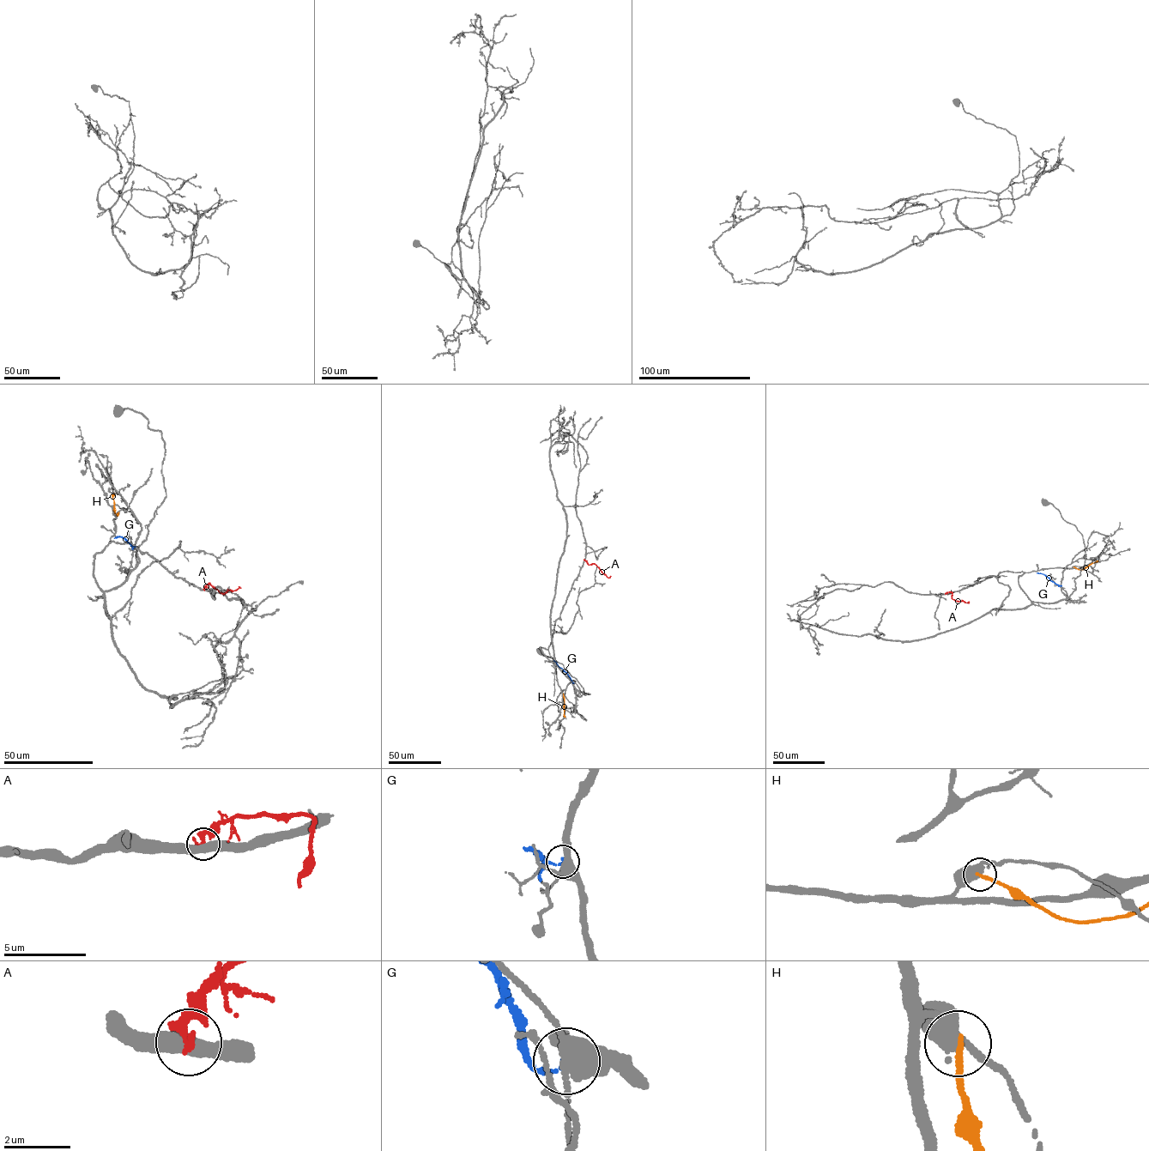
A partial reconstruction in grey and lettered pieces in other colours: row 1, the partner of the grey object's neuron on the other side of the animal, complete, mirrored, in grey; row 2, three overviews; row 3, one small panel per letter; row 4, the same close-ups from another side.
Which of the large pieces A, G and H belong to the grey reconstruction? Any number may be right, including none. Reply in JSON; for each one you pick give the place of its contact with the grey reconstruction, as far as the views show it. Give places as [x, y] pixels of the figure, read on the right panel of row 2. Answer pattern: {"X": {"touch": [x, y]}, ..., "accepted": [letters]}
{"accepted": []}

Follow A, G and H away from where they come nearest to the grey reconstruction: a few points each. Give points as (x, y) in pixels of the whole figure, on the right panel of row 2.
A: (946, 594), (952, 592), (952, 599), (968, 602)
G: (1061, 585), (1045, 575), (1037, 572)
H: (1073, 566), (1083, 569), (1097, 561)

